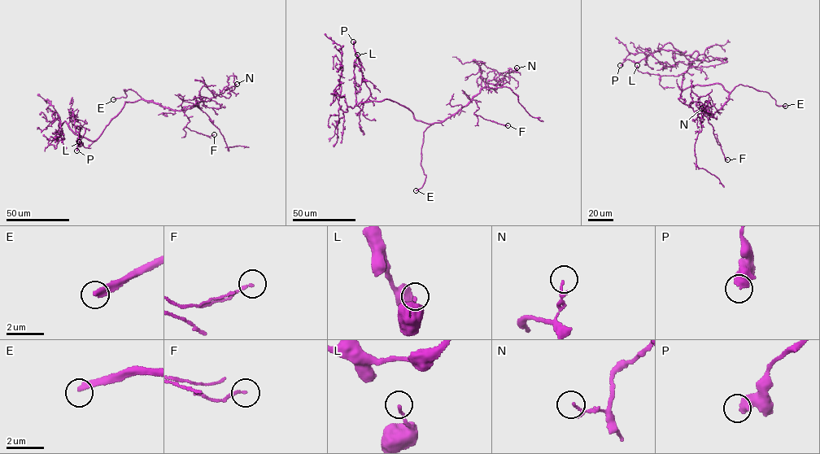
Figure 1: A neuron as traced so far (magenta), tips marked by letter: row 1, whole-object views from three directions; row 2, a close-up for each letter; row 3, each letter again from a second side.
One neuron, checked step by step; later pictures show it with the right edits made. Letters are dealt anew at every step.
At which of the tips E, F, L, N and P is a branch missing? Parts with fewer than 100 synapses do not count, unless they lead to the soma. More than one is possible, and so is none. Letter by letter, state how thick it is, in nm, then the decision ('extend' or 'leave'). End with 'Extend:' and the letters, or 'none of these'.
E: calibre 300 nm; extend
F: calibre 120 nm; extend
L: calibre 120 nm; leave
N: calibre 100 nm; leave
P: calibre 500 nm; leave
Extend: E, F

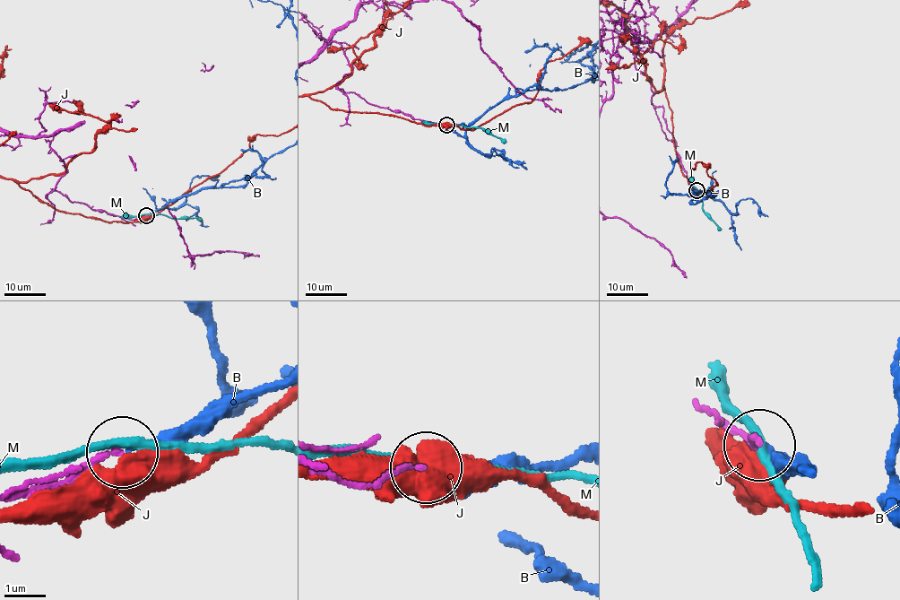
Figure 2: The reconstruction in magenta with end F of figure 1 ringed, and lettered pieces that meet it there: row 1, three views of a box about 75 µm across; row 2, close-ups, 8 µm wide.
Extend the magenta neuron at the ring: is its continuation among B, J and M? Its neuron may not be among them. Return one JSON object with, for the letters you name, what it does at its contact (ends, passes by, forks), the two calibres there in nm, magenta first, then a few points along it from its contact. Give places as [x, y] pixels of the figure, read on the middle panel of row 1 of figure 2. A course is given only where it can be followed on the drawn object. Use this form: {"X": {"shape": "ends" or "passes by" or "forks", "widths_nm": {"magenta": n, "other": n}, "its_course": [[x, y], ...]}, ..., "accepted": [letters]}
{"B": {"shape": "ends", "widths_nm": {"magenta": 120, "other": 150}}, "accepted": ["B"]}

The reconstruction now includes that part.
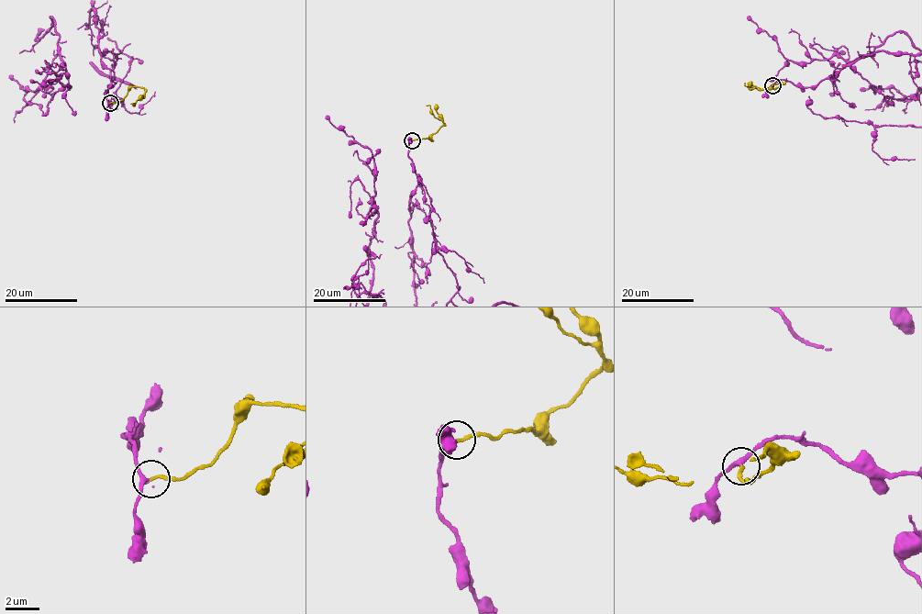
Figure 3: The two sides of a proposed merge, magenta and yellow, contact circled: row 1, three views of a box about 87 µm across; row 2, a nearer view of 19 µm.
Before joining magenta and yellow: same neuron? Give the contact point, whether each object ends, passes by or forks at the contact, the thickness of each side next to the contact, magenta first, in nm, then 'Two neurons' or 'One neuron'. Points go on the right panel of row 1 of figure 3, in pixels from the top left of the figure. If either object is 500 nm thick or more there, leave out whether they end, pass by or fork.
Place: (772, 85). At the ring magenta passes by. At the ring yellow ends. Thickness 240 nm (magenta) against 190 nm. One neuron

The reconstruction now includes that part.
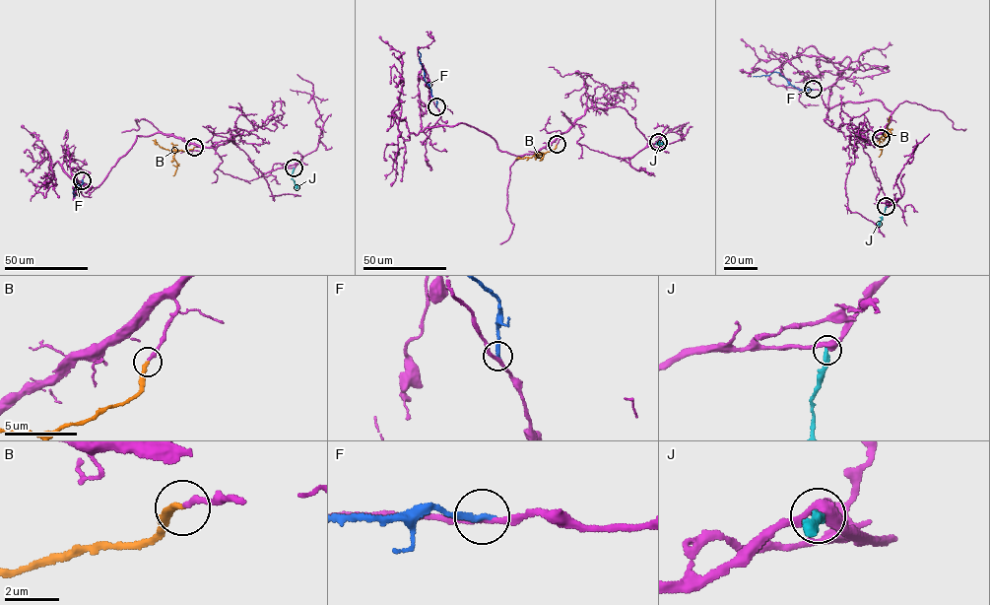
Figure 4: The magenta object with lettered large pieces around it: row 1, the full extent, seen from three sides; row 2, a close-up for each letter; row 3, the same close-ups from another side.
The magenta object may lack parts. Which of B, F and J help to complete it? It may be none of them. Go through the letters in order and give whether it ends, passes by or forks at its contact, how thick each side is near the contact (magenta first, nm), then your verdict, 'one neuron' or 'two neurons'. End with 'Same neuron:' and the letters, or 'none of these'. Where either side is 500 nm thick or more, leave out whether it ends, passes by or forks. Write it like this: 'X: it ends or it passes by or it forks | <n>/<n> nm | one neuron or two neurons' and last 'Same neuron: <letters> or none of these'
B: it ends | 220/240 nm | one neuron
F: it ends | 200/240 nm | two neurons
J: it ends | 400/360 nm | two neurons
Same neuron: B

